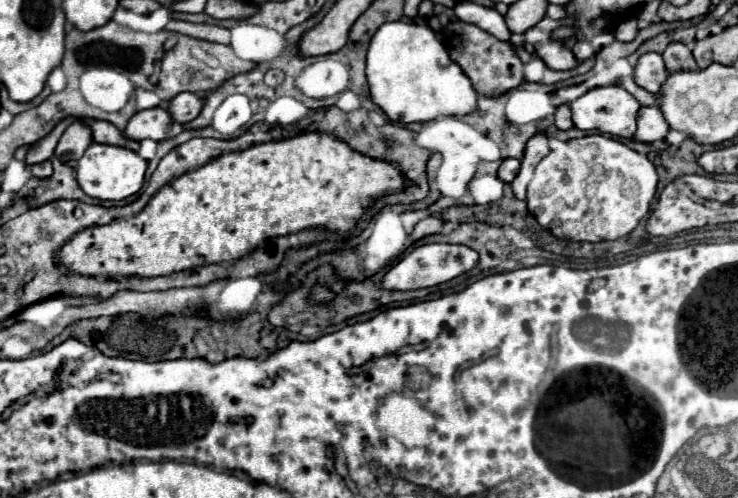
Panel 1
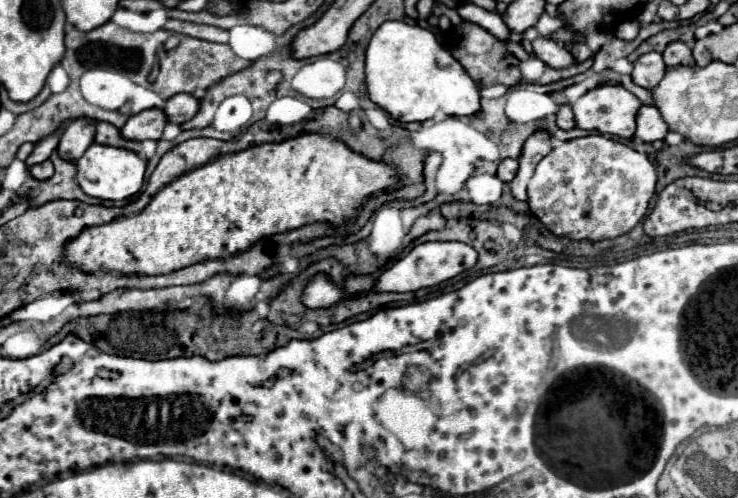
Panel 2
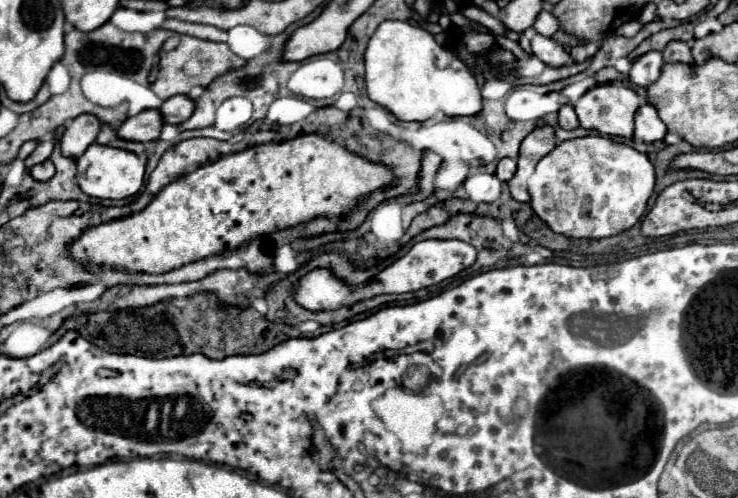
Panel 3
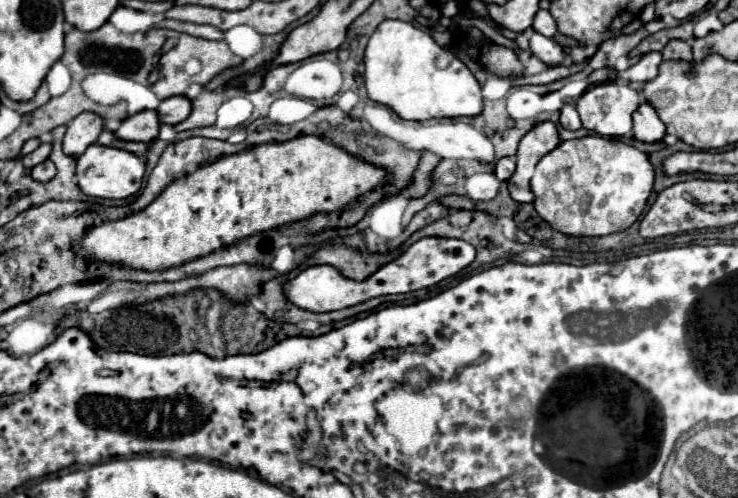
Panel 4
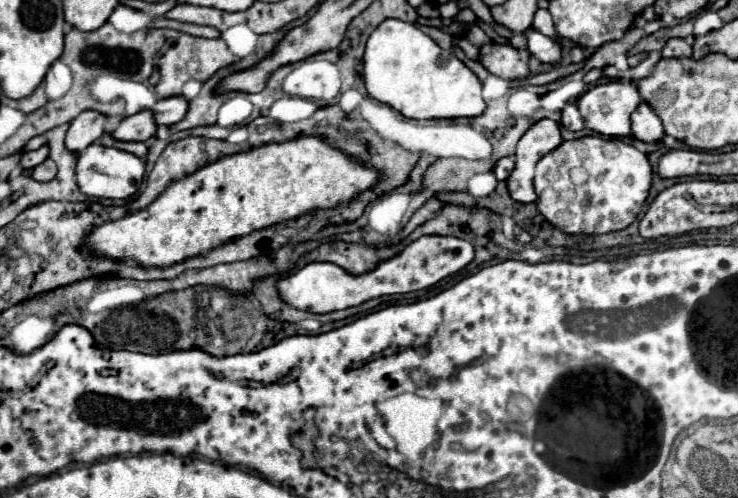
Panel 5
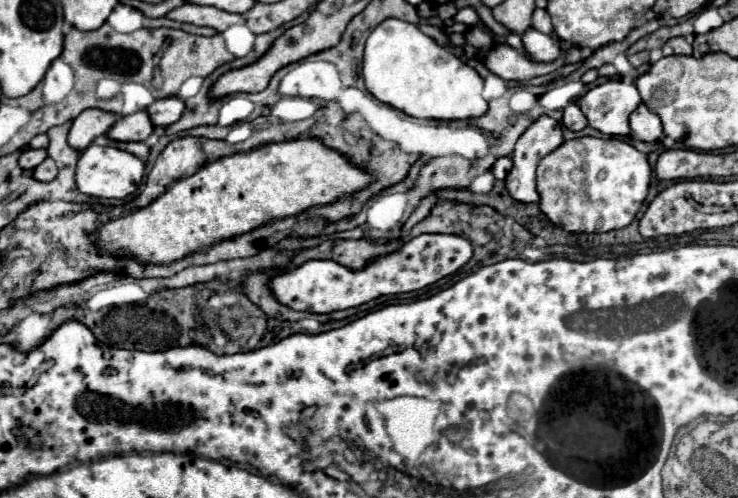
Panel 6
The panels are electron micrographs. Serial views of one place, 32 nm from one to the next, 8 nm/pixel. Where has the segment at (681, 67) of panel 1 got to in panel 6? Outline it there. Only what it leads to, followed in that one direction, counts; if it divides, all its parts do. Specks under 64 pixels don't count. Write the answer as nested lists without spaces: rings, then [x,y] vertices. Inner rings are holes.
[[[670,38],[670,40],[664,44],[662,52],[664,52],[664,56],[678,56],[678,54],[682,54],[682,56],[692,56],[692,46],[690,46],[684,38]]]

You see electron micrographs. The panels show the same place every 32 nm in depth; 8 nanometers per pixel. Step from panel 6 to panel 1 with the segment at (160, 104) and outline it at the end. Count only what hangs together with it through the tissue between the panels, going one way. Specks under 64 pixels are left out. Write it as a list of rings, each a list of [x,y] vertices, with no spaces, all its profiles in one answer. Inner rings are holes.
[[[182,92],[170,100],[168,110],[170,110],[174,122],[186,124],[186,122],[192,122],[200,114],[200,104],[204,104],[204,100],[198,94]]]

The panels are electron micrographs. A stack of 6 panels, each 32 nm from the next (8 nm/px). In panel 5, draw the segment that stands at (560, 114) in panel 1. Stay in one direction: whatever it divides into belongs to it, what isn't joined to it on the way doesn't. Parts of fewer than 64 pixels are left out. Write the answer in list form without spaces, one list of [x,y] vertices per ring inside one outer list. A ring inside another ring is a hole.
[[[566,104],[562,110],[562,120],[560,124],[568,130],[582,130],[584,128],[584,120],[576,108],[576,104]]]

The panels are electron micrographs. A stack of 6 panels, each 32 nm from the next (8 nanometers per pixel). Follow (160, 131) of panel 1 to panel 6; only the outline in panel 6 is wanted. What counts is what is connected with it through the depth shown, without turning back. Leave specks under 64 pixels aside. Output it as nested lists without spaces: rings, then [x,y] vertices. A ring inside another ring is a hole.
[[[146,110],[130,114],[130,116],[122,116],[110,130],[108,130],[108,138],[112,140],[120,140],[120,142],[142,142],[146,140],[150,134],[154,132],[154,124],[148,116]]]

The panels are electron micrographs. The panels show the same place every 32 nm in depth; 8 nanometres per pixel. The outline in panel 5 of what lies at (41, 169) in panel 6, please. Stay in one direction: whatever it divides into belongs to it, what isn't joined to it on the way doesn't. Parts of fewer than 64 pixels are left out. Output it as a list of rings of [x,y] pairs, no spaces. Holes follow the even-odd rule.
[[[46,158],[32,170],[32,178],[38,182],[50,182],[54,176],[56,176],[56,164],[50,158]]]

